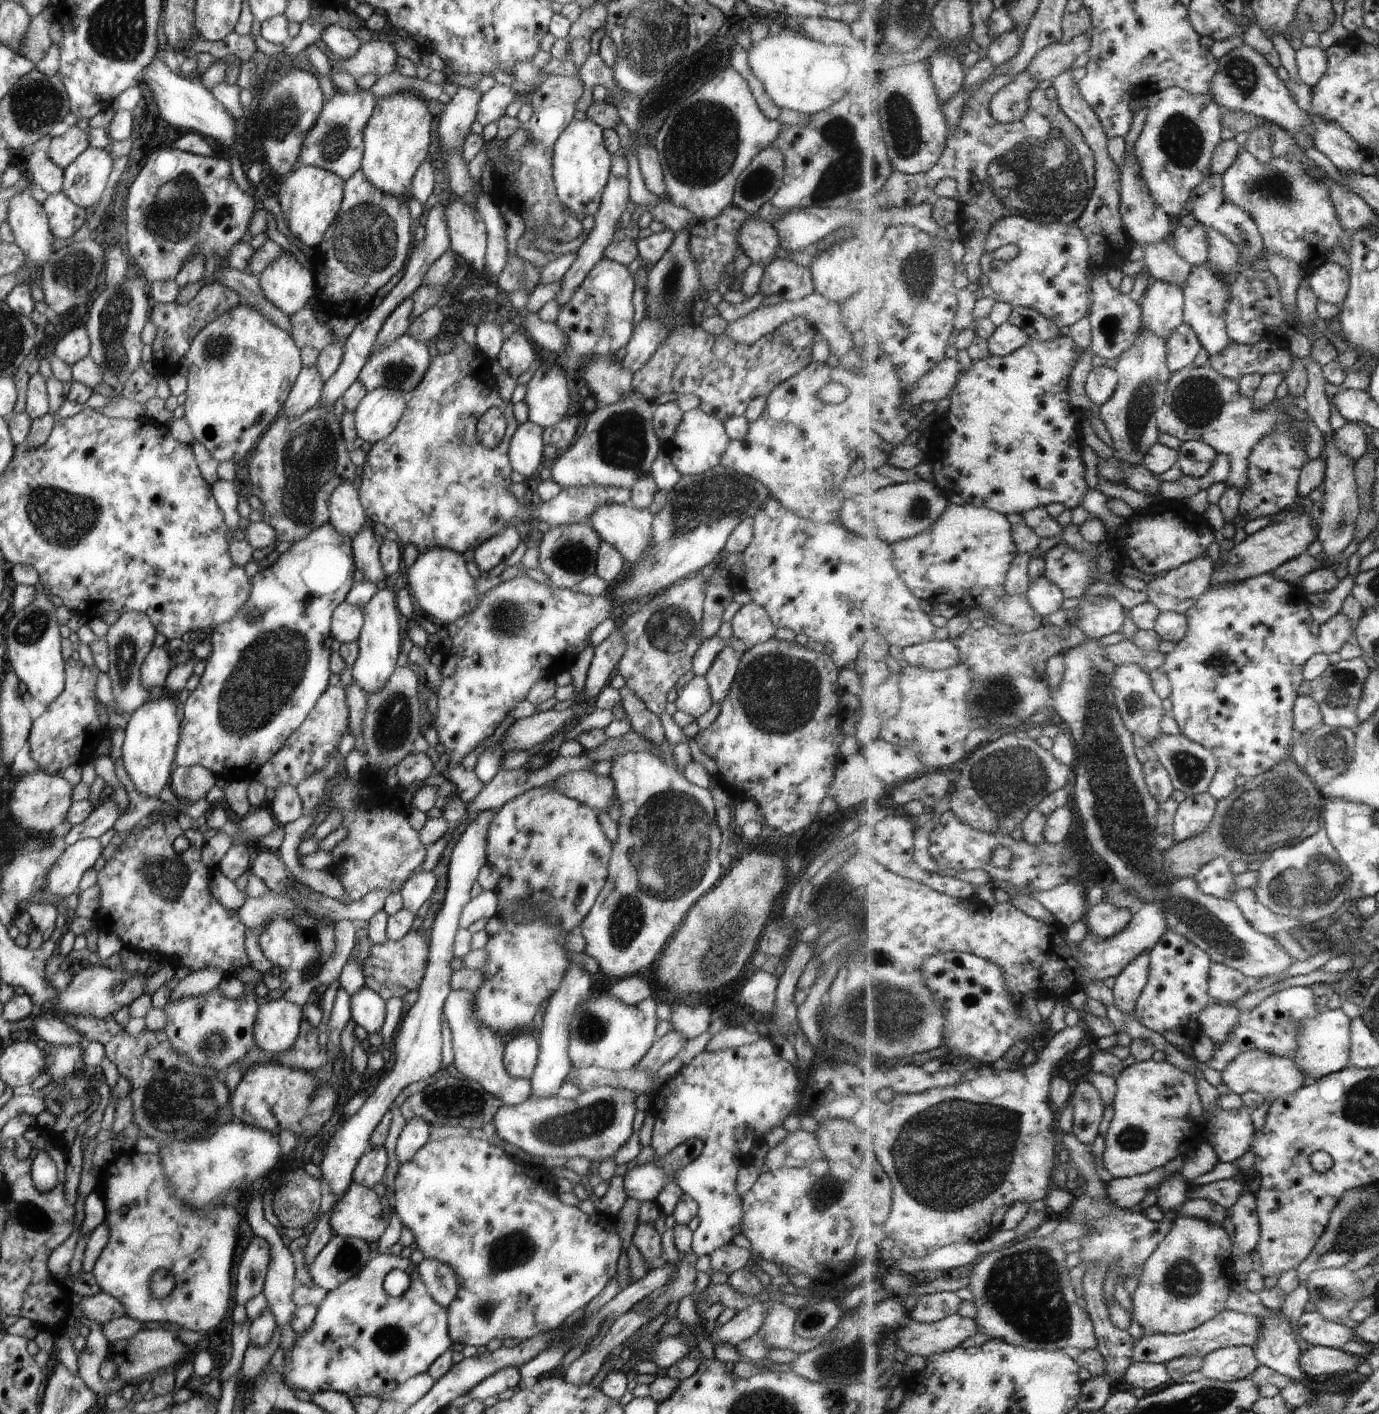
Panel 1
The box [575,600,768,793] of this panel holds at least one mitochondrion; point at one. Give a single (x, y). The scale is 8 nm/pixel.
(674, 627)

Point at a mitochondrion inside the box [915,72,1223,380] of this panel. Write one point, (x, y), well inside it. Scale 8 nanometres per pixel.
(1042, 172)

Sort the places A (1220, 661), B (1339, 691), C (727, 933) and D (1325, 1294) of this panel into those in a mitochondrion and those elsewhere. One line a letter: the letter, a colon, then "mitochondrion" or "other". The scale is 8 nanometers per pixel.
A: mitochondrion
B: mitochondrion
C: mitochondrion
D: mitochondrion

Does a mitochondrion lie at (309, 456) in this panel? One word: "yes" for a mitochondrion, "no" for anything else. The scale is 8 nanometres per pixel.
yes

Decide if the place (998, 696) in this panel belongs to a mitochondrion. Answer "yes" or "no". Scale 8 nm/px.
yes

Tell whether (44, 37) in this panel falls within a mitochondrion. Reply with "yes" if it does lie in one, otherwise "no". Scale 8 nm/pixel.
no

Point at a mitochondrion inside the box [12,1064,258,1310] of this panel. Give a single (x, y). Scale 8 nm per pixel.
(42, 1217)

